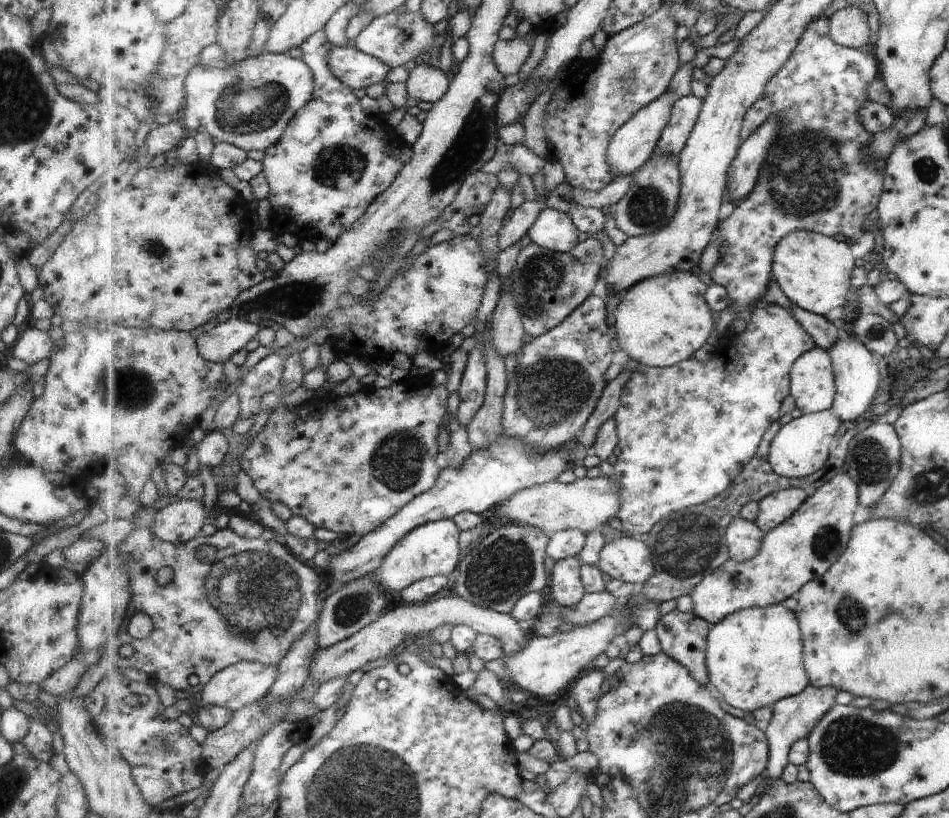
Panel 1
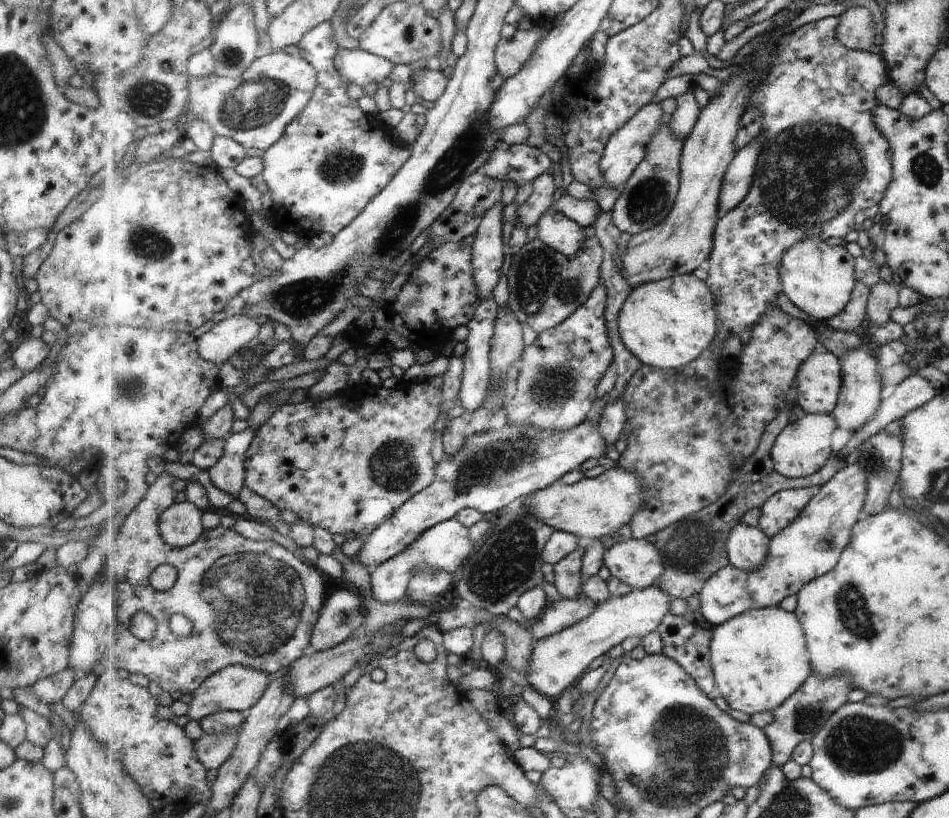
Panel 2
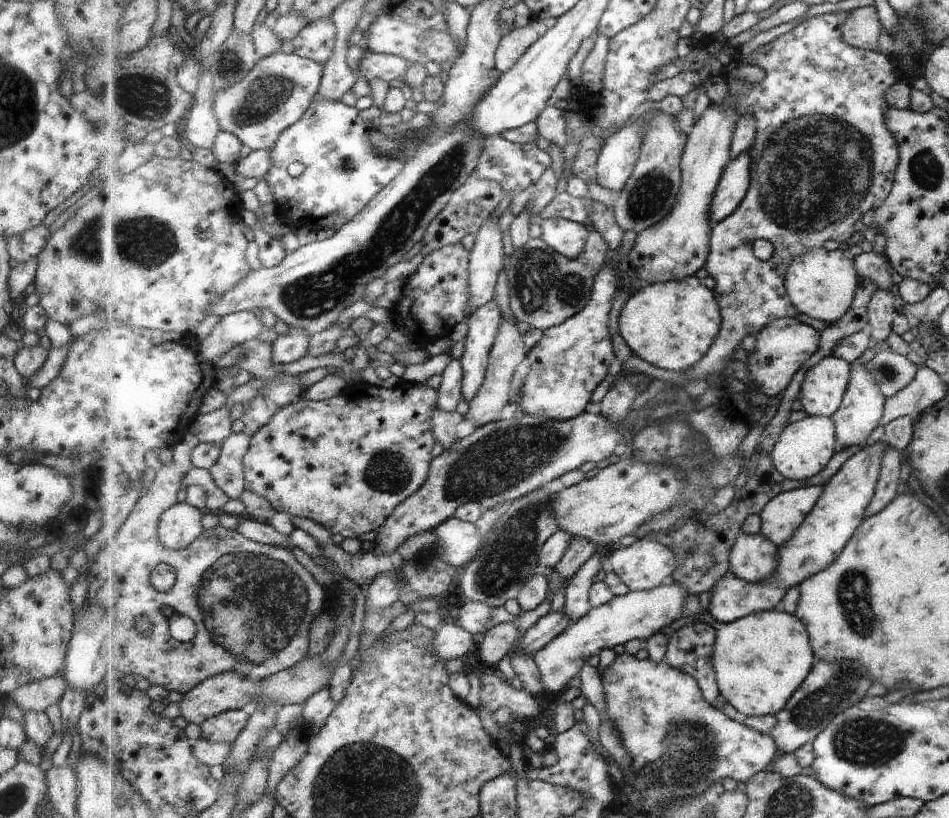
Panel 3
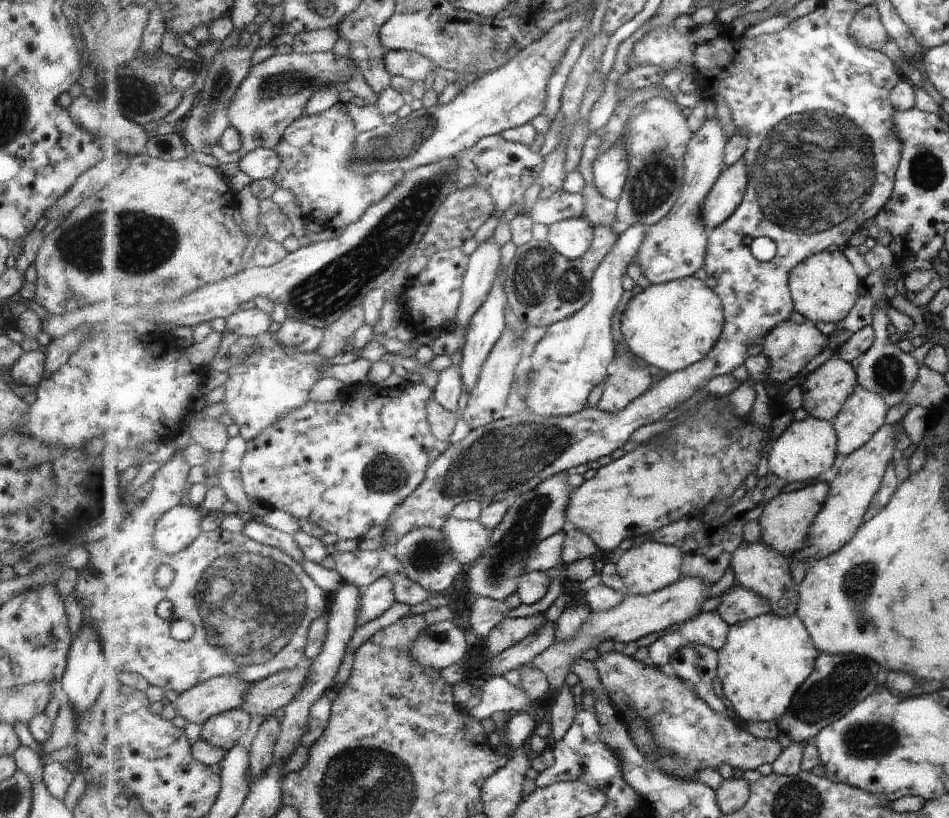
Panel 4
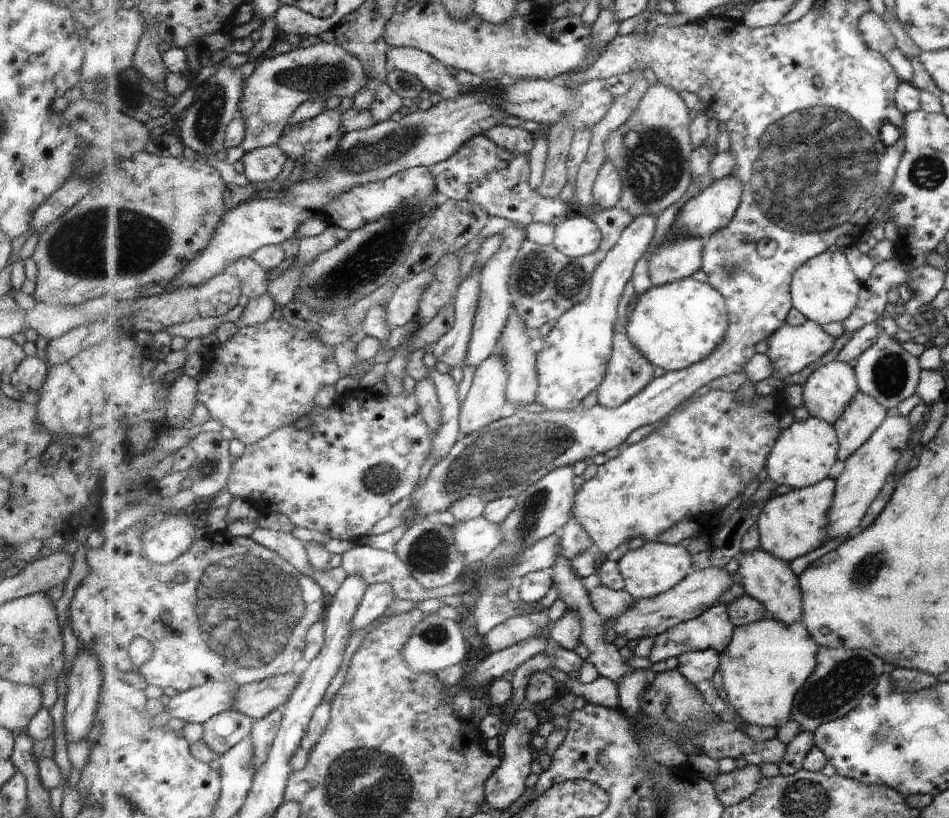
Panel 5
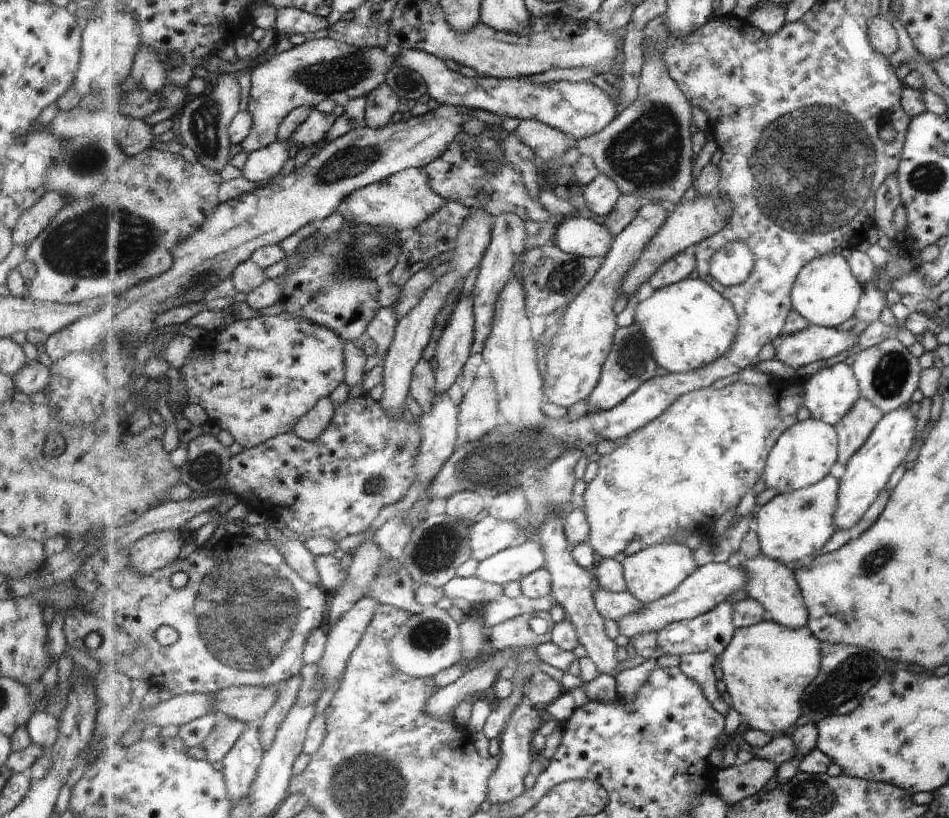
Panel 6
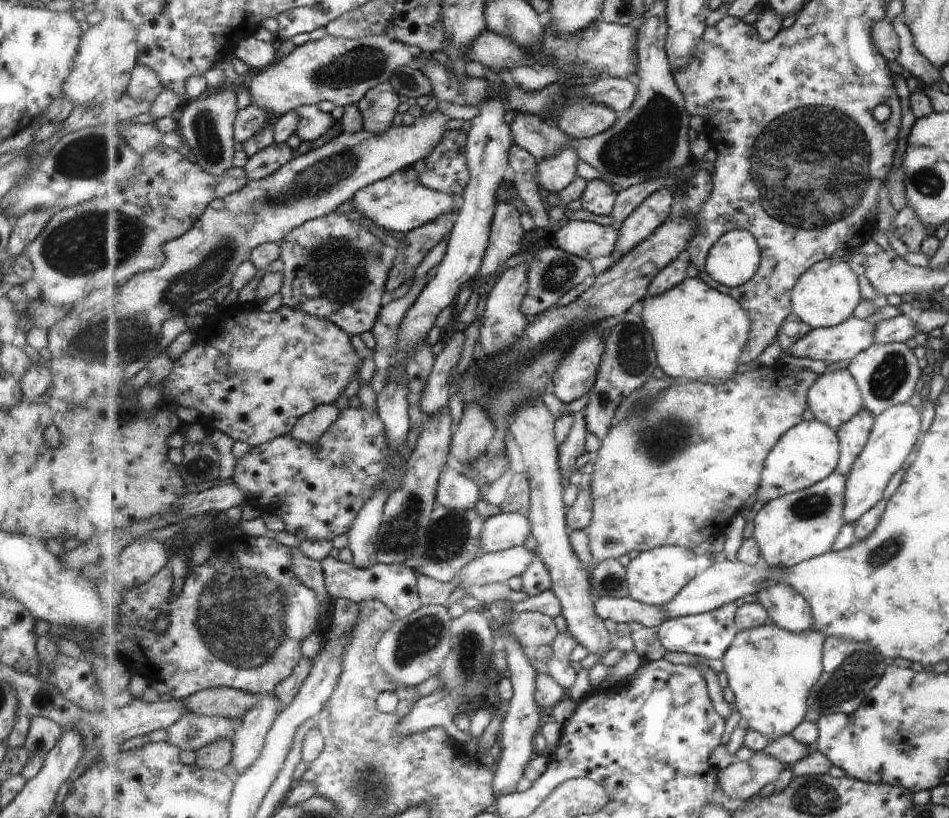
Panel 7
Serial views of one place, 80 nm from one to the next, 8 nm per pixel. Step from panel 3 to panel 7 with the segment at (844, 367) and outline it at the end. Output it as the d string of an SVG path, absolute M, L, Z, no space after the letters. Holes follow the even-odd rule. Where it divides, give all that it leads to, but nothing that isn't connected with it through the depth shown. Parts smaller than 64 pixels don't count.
M848 368L820 375L810 389L808 400L815 418L835 430L865 407L860 384Z

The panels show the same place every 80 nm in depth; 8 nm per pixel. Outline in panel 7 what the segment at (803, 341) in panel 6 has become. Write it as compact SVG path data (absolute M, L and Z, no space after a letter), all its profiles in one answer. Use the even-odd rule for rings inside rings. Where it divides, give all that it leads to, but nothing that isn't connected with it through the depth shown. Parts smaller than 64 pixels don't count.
M851 317L834 327L819 327L808 332L789 349L789 355L811 360L852 360L874 345L876 324Z

